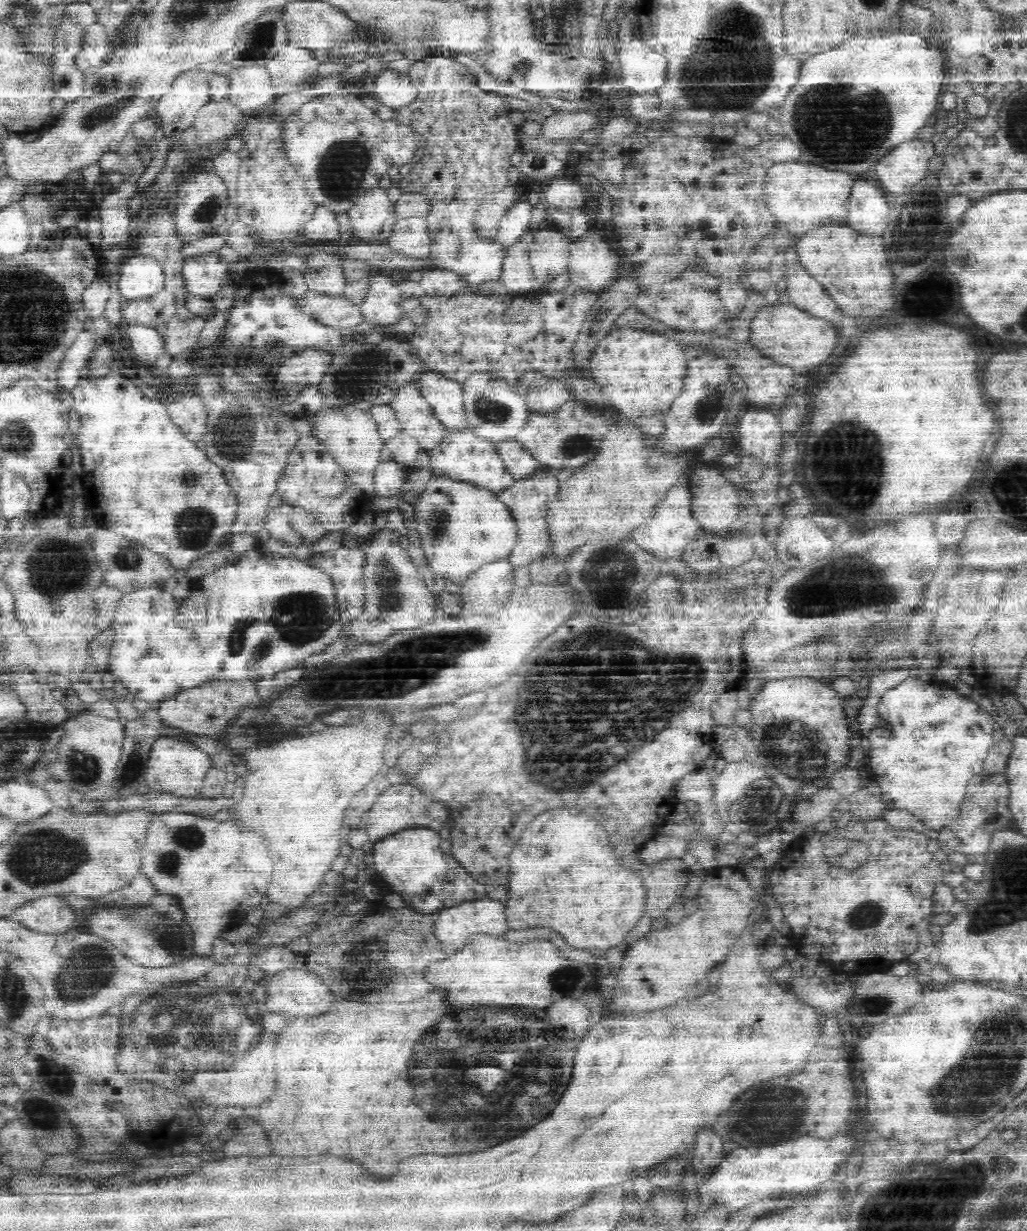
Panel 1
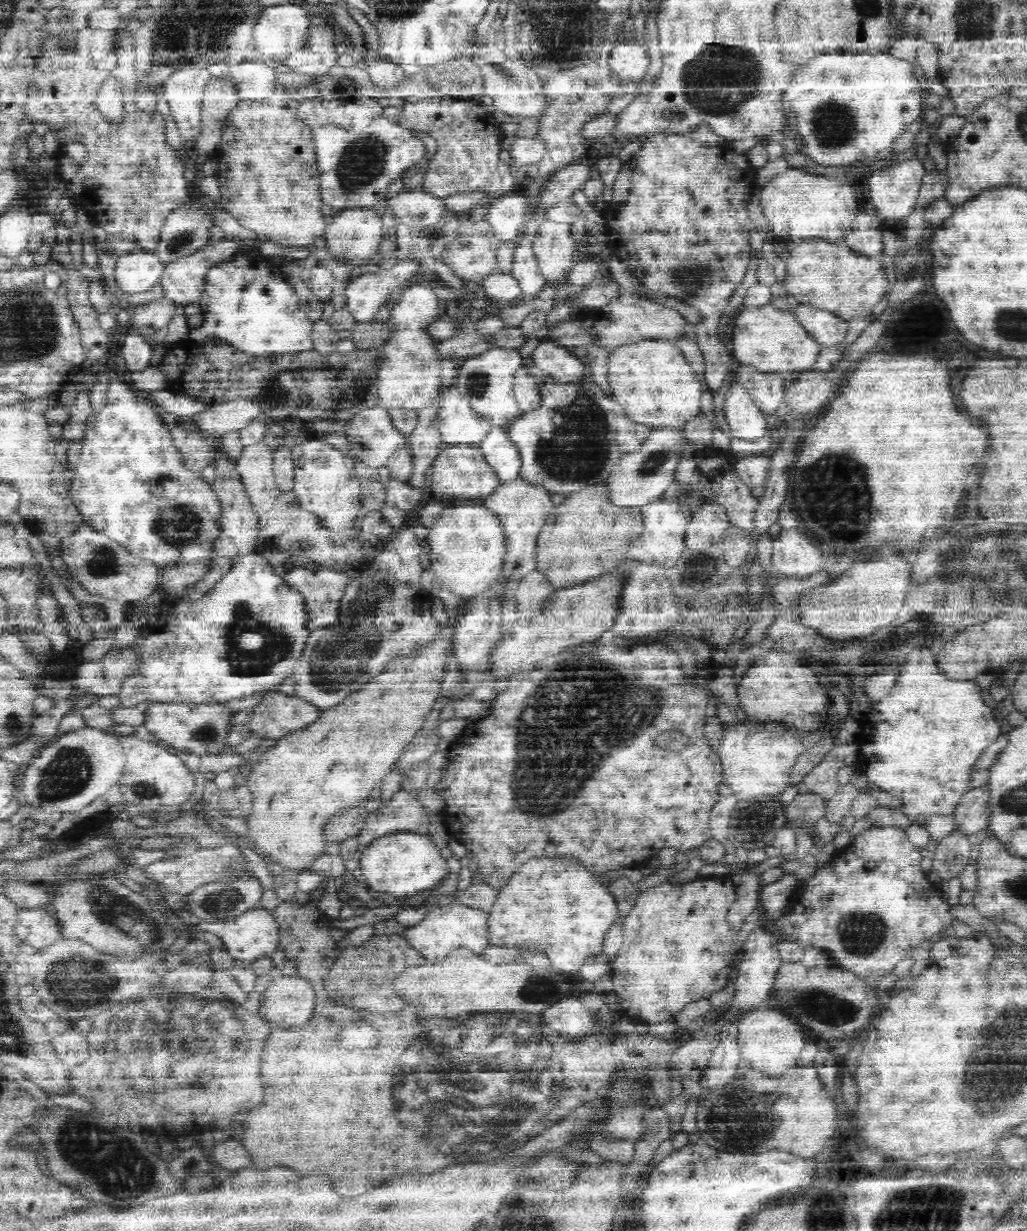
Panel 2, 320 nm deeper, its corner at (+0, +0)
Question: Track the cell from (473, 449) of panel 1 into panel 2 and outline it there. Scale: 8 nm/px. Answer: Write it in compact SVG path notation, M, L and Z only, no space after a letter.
M450 444L444 450L440 450L433 460L428 482L432 492L446 496L462 496L468 500L484 500L503 483L494 467L485 459L483 450L474 444Z

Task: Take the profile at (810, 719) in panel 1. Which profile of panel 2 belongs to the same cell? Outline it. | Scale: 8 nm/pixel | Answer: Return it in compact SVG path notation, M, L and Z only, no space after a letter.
M769 653L762 656L762 660L758 660L745 674L737 685L737 697L750 722L774 722L782 726L784 731L794 732L792 737L802 745L808 735L818 733L830 724L829 718L832 716L828 708L833 706L833 699L816 678L819 672L800 664L796 656Z

